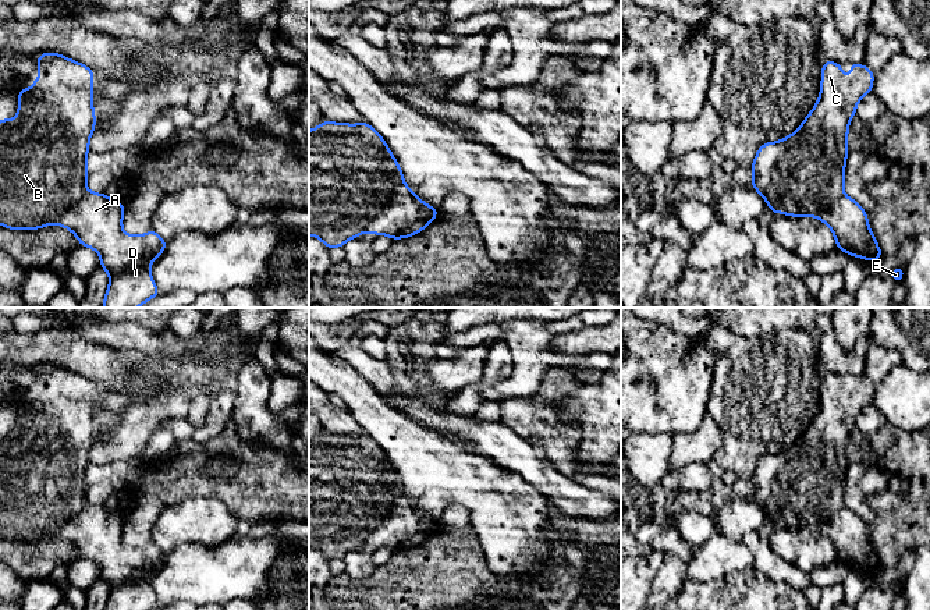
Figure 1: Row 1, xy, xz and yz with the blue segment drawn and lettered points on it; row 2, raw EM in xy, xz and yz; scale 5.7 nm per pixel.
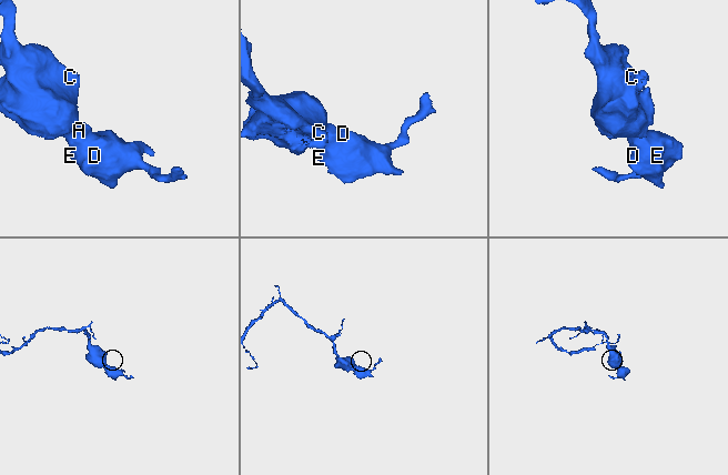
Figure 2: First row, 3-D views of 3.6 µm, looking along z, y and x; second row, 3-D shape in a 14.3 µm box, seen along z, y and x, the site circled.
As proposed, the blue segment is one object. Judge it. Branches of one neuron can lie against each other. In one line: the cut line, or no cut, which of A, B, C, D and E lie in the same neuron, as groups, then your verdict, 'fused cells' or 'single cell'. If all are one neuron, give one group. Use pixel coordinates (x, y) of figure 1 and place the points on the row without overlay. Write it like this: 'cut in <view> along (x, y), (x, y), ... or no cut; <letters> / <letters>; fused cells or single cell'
cut in xz along (403, 495), (390, 513), (368, 535), (365, 542); A D E / B C; fused cells

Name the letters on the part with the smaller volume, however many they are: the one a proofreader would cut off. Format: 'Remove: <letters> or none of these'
Remove: A, D, E

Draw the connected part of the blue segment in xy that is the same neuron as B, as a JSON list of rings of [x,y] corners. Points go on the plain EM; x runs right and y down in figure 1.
[[[38,365],[39,372],[35,375],[40,382],[40,387],[33,393],[32,400],[18,402],[18,426],[8,433],[6,429],[0,433],[0,536],[10,542],[36,542],[54,536],[57,528],[68,522],[86,506],[86,468],[89,462],[89,451],[95,443],[96,429],[93,423],[93,382],[78,373],[67,370],[60,365]]]

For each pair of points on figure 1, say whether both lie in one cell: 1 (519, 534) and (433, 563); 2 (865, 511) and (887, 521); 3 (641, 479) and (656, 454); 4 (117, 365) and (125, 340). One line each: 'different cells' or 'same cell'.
1: different cells
2: different cells
3: same cell
4: different cells

